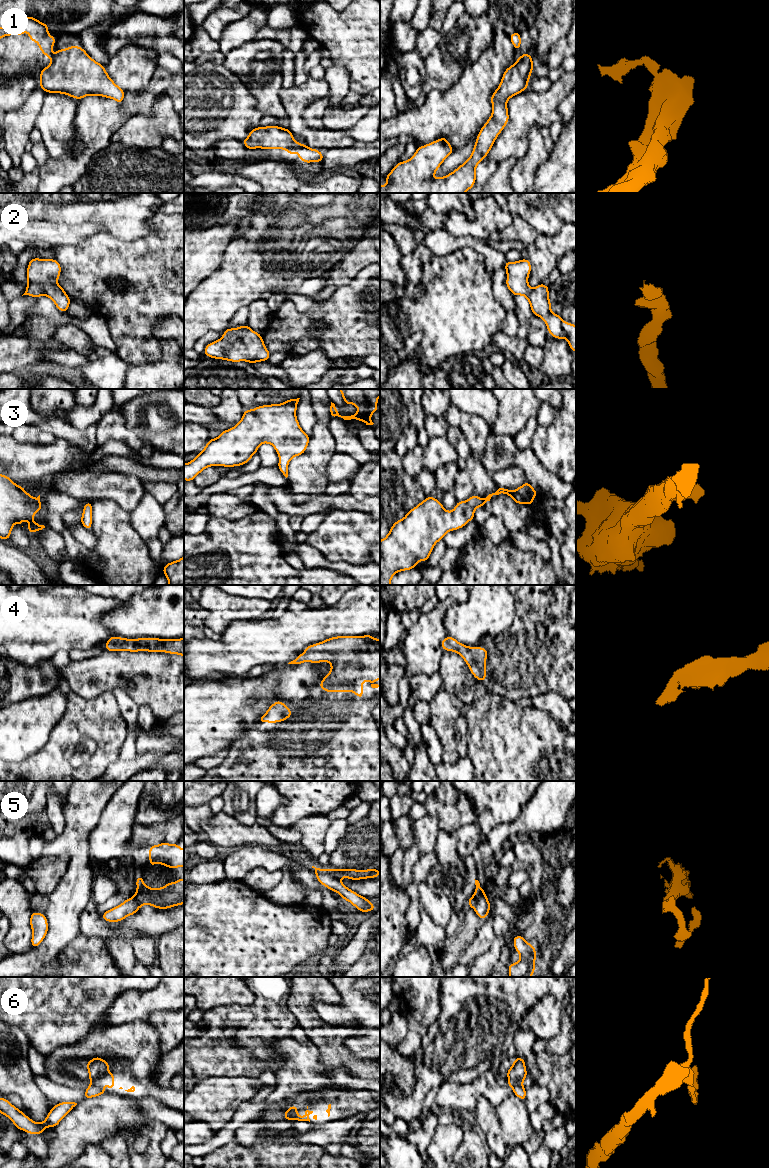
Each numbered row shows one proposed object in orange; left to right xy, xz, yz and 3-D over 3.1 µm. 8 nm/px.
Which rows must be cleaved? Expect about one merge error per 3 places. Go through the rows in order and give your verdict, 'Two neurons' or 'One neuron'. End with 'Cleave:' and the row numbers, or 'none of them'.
1: Two neurons
2: One neuron
3: One neuron
4: One neuron
5: Two neurons
6: Two neurons
Cleave: 1, 5, 6

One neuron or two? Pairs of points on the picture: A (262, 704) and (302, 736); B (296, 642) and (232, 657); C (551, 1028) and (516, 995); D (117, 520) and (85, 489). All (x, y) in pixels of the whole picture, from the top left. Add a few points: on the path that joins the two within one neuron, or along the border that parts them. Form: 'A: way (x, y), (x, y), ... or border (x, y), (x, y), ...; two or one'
A: border (289, 707), (276, 700), (253, 727); two
B: way (280, 642), (248, 643); one
C: border (550, 995), (541, 997), (529, 1009), (523, 1019); two
D: border (91, 501), (110, 499), (119, 506); two

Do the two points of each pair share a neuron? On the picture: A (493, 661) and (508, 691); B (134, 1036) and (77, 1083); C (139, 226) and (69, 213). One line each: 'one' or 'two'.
A: one
B: one
C: one

